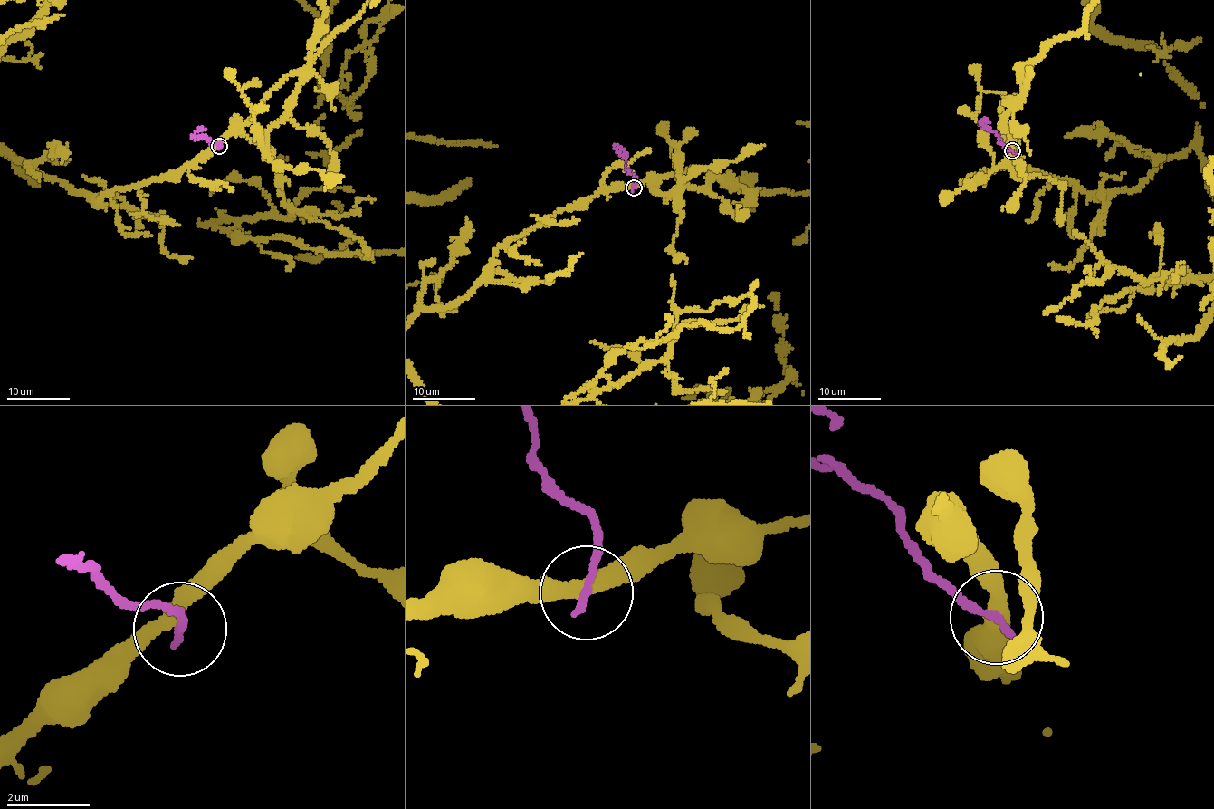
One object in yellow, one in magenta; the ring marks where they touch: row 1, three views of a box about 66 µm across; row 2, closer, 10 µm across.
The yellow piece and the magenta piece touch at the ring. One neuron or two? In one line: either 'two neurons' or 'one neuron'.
two neurons

